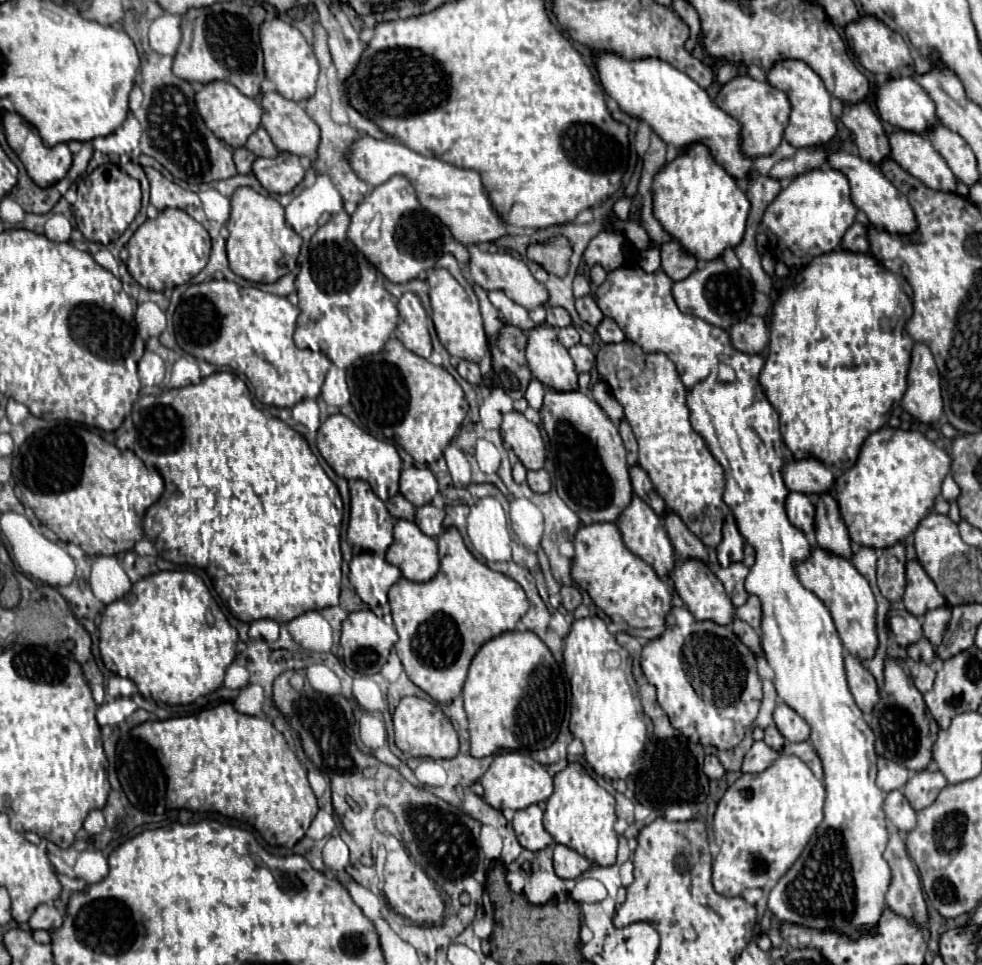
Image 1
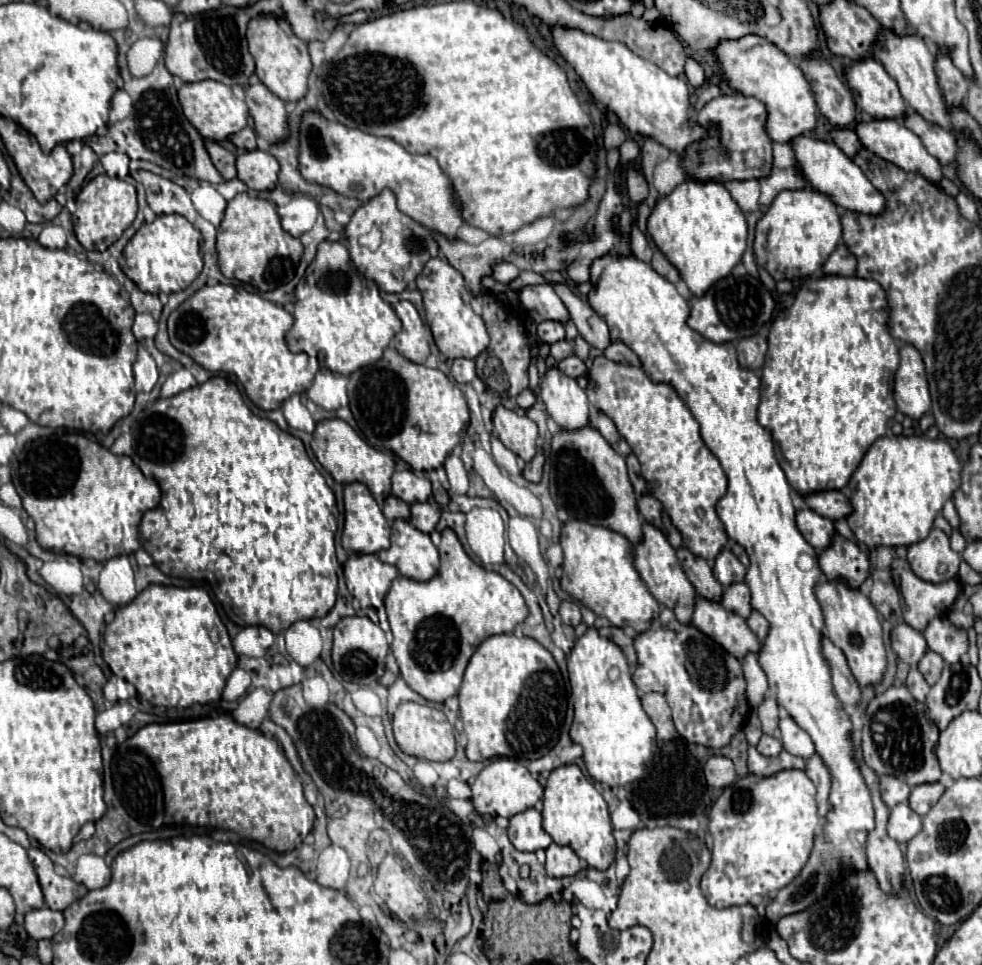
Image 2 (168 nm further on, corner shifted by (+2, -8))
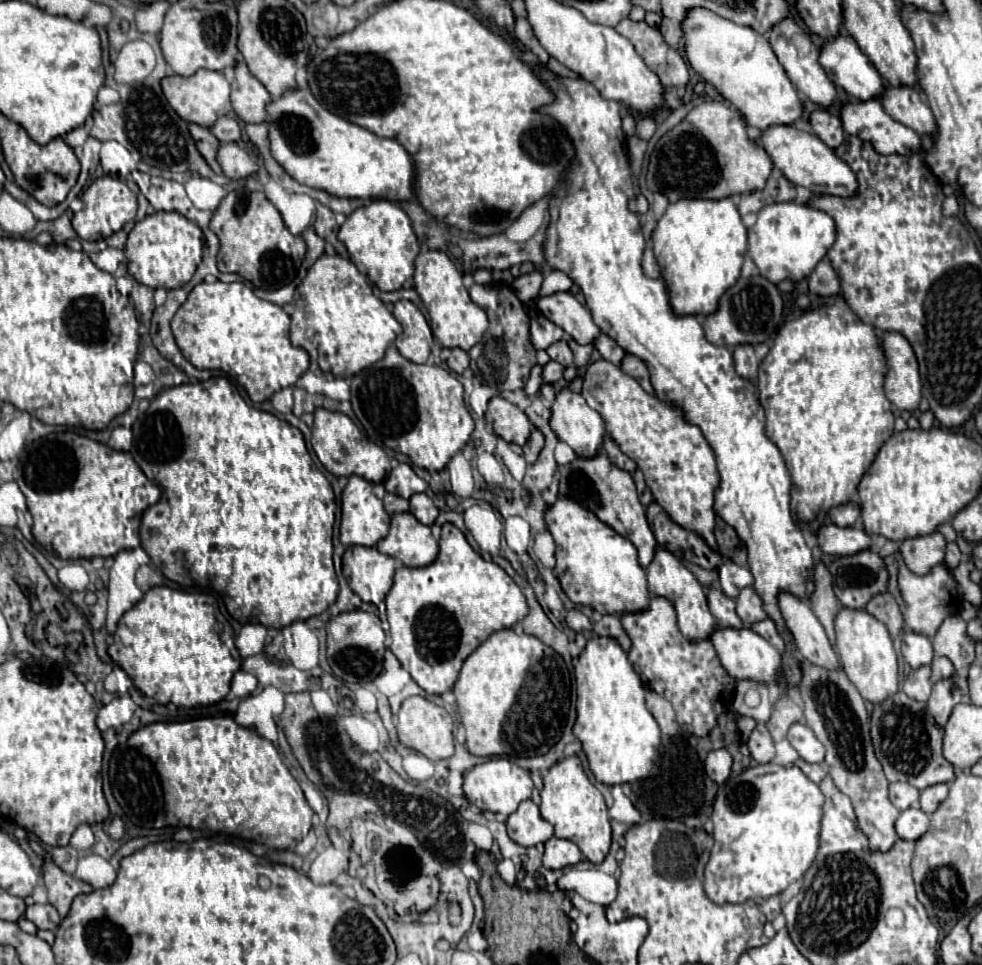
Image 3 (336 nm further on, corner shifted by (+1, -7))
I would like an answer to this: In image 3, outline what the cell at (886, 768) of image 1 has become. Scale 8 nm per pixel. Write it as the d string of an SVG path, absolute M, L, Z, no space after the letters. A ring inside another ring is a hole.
M893 782L893 784L889 784L889 796L891 796L891 802L899 810L907 810L907 808L911 808L911 806L917 804L919 790L915 786L911 786L911 784Z

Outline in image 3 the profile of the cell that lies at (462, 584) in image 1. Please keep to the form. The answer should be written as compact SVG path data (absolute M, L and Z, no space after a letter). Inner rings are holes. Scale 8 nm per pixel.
M443 524L439 538L439 556L433 564L423 568L401 566L395 570L393 588L387 598L387 620L391 626L391 652L399 658L401 666L427 694L443 694L453 688L463 660L493 632L511 628L527 616L527 602L521 588L513 578L495 562L483 560L467 542L463 532L453 524Z

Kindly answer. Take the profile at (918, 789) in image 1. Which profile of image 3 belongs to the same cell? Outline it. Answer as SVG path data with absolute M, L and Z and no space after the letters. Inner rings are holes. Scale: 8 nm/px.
M935 784L935 786L929 786L921 792L921 810L925 814L933 814L937 810L937 806L947 798L947 784Z

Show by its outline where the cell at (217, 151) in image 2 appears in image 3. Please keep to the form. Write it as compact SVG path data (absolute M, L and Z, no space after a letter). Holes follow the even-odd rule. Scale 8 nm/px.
M191 124L189 130L191 130L191 136L193 136L195 144L197 144L199 154L207 160L211 170L215 174L219 174L219 164L215 164L215 148L219 148L219 140L209 132L209 128L203 128L199 124Z

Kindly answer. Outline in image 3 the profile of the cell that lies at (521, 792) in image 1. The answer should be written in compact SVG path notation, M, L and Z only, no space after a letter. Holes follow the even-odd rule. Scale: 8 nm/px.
M492 756L480 762L476 759L475 768L471 768L465 774L463 780L463 792L465 798L475 804L479 810L489 810L489 812L499 812L503 816L509 816L511 812L517 810L517 806L531 798L533 792L533 782L527 770L519 768L516 763L509 759L507 756Z

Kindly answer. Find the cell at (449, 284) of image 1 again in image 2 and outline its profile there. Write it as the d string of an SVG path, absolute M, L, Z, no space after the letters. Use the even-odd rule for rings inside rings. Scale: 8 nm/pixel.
M436 257L426 263L424 271L416 279L416 285L418 285L418 291L422 293L426 321L432 329L432 335L440 353L446 359L460 359L460 357L476 359L478 353L482 353L482 349L486 349L488 345L488 333L482 317L478 317L472 311L470 293L464 287L462 275L448 261Z

